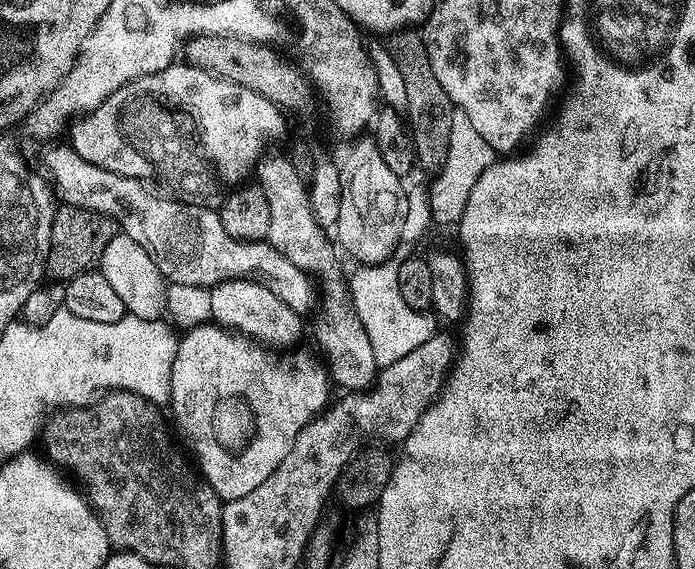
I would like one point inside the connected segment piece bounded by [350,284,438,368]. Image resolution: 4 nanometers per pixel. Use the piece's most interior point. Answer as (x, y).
(394, 328)

